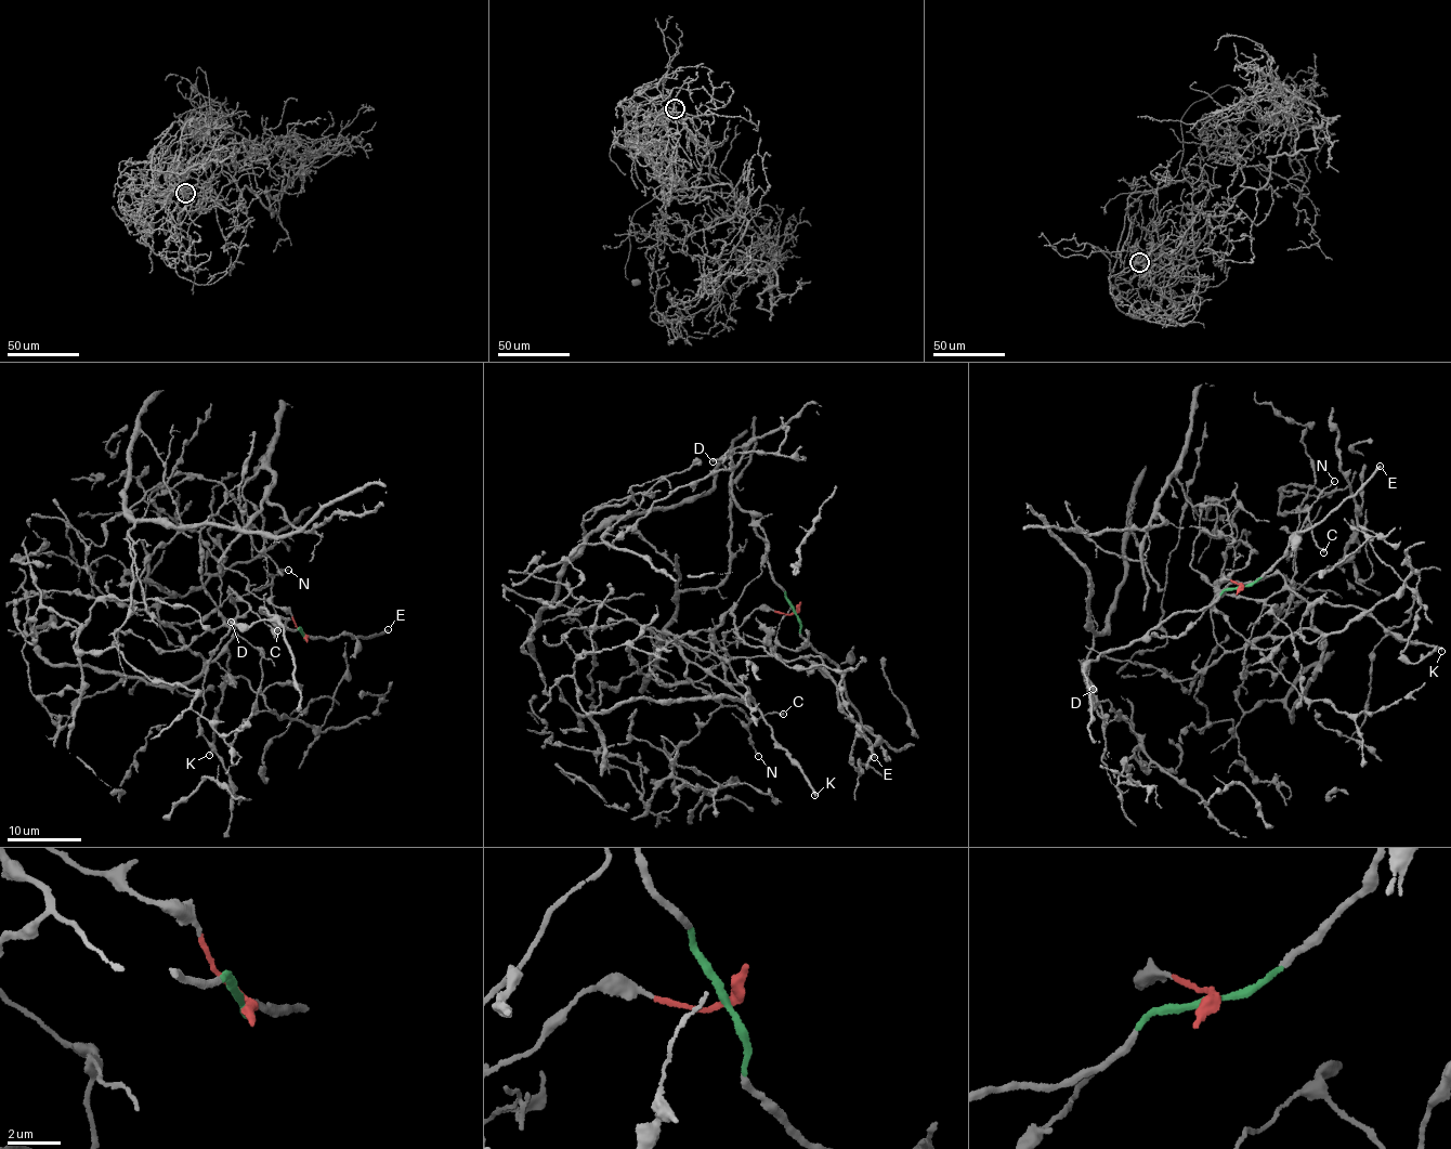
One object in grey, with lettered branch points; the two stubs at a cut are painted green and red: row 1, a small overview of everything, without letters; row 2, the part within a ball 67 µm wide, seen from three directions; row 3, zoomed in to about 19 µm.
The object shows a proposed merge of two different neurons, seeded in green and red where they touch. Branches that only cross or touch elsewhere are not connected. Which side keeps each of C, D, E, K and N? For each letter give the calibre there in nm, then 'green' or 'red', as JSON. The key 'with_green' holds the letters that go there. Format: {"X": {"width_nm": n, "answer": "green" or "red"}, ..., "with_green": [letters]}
{"C": {"width_nm": 200, "answer": "red"}, "D": {"width_nm": 240, "answer": "green"}, "E": {"width_nm": 280, "answer": "green"}, "K": {"width_nm": 280, "answer": "red"}, "N": {"width_nm": 120, "answer": "red"}, "with_green": ["D", "E"]}

